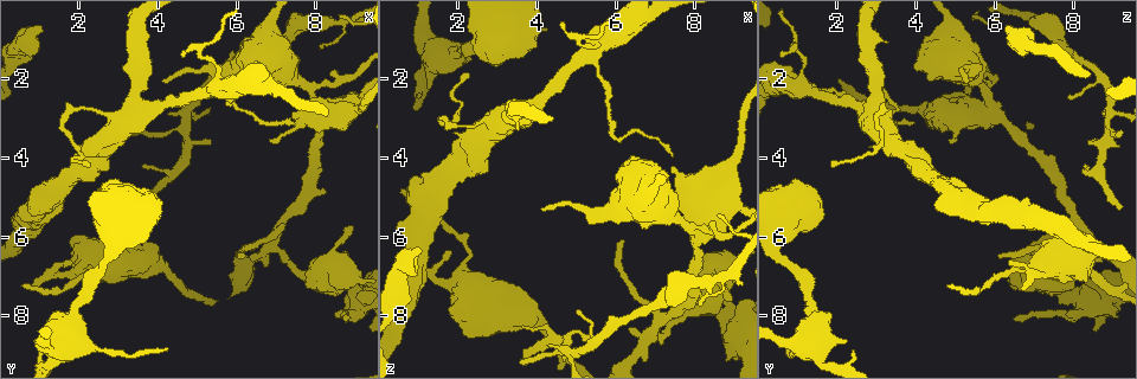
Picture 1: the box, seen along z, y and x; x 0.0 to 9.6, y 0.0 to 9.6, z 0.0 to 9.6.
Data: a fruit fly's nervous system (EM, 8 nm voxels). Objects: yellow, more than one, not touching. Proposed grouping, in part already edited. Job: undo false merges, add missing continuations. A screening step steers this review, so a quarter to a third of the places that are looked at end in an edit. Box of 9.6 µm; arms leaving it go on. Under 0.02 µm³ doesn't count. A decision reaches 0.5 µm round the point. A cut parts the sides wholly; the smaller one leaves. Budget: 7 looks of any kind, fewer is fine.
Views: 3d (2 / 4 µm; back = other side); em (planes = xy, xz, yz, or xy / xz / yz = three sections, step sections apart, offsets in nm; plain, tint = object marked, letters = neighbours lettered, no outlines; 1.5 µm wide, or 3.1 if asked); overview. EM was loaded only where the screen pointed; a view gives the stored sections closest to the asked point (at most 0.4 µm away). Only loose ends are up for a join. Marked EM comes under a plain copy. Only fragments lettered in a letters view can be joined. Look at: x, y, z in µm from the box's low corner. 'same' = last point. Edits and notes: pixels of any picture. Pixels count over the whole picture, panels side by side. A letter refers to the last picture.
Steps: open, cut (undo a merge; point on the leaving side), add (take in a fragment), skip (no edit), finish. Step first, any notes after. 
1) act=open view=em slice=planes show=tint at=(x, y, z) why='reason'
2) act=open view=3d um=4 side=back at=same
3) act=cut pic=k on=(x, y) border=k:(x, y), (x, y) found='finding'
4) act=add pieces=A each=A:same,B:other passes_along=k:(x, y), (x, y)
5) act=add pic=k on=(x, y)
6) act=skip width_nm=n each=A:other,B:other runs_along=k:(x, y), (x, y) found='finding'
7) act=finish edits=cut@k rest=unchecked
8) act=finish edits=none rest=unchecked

act=open view=3d um=2 at=(1.00, 0.65, 6.40) why='free end'

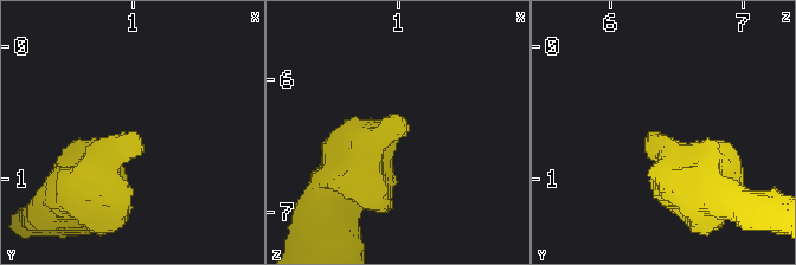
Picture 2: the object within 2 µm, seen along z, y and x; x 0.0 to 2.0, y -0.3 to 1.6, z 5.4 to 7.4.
act=open view=em slice=planes show=tint at=(1.04, 0.66, 6.36) why='need the tissue'

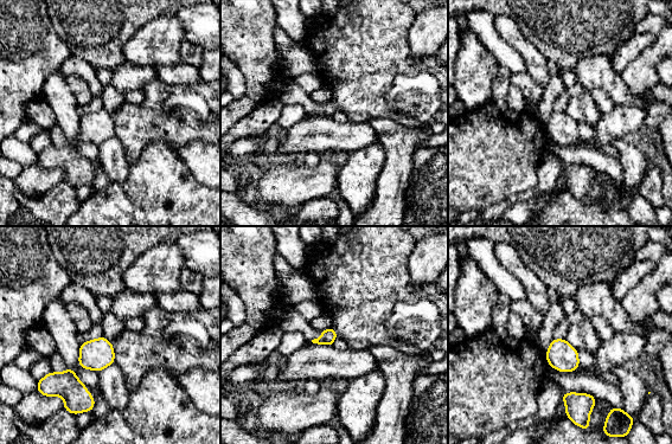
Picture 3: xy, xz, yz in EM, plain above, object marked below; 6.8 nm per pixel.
act=open view=em slice=planes show=letters at=same why='what lies round it'

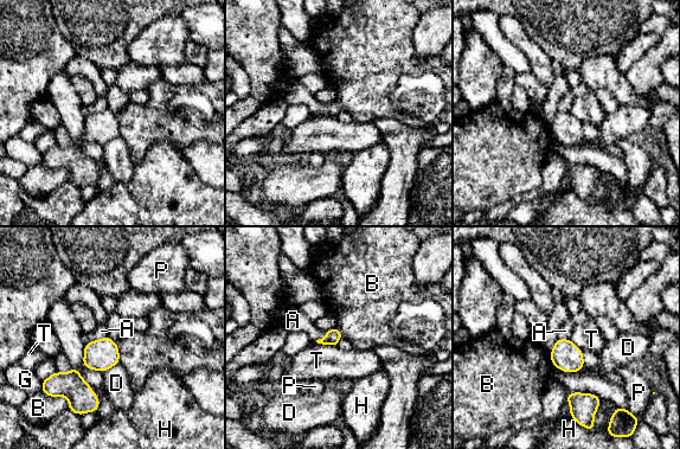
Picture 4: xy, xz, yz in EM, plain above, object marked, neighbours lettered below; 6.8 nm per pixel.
act=skip each=A:other,B:other,D:other,G:other,H:other,P:other,T:other border=4:(55, 396), (65, 396), (69, 408) found='no lettered fragment goes on from it'

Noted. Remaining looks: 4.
act=open view=em slice=xy step=4 show=letters at=(5.30, 1.60, 1.15) why='sharp bend'

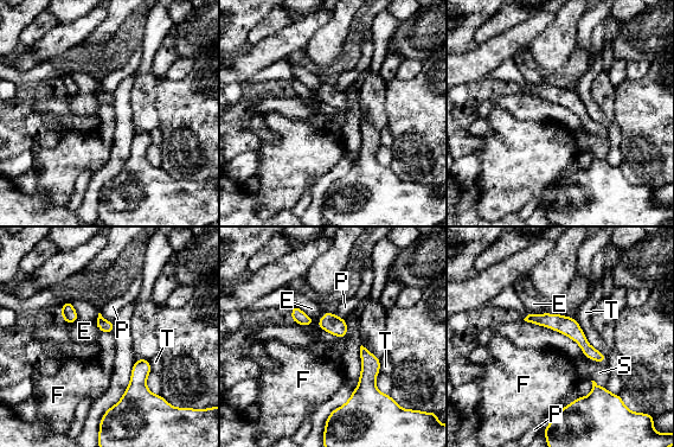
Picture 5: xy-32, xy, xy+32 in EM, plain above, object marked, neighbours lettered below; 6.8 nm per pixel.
act=skip longest_contact=T:360nm each=E:other,F:other,P:other,S:other,T:other border=5:(100, 312), (107, 320), (113, 321) found='continuous, no second neuron'

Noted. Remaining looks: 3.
act=open view=3d um=2 at=(6.20, 6.45, 6.10) why='branch stops here'

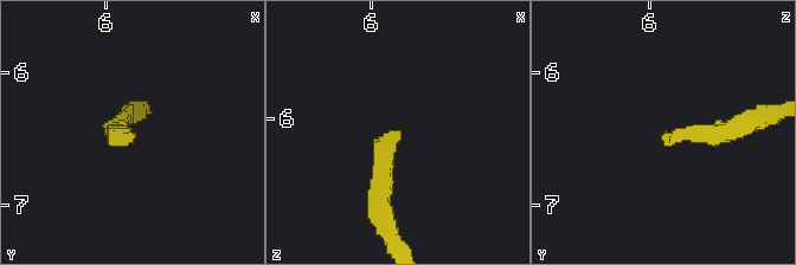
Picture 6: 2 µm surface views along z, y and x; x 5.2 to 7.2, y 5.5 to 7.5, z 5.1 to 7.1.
act=open view=em slice=planes show=tint at=(6.20, 6.46, 6.14) why='now the EM'

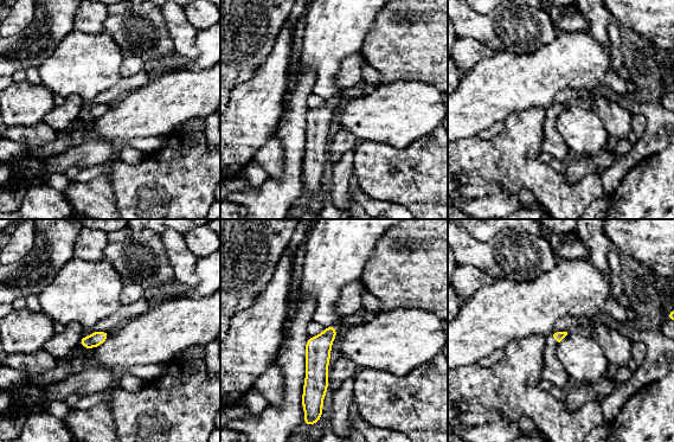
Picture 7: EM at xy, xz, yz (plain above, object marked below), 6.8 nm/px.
act=open view=em slice=planes show=letters at=same

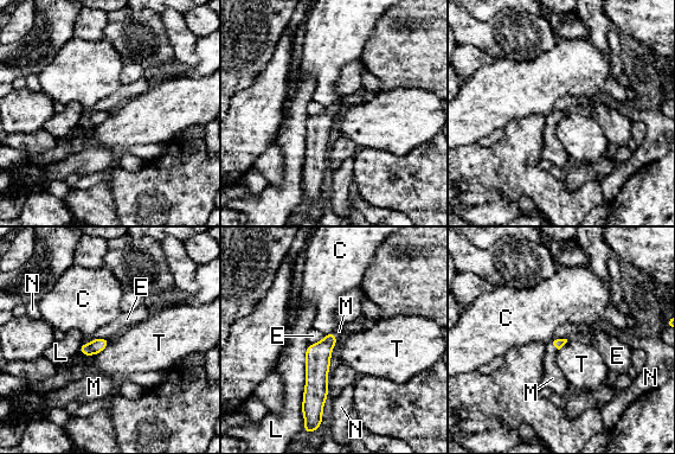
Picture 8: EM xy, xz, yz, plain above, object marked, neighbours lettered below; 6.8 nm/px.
act=add pieces=M each=C:other,E:other,L:other,M:same,N:other,T:other passes_along=8:(559, 343), (553, 344), (552, 378) found='the neuron continues'

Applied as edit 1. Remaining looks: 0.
act=finish edits=add@8 rest=unchecked

